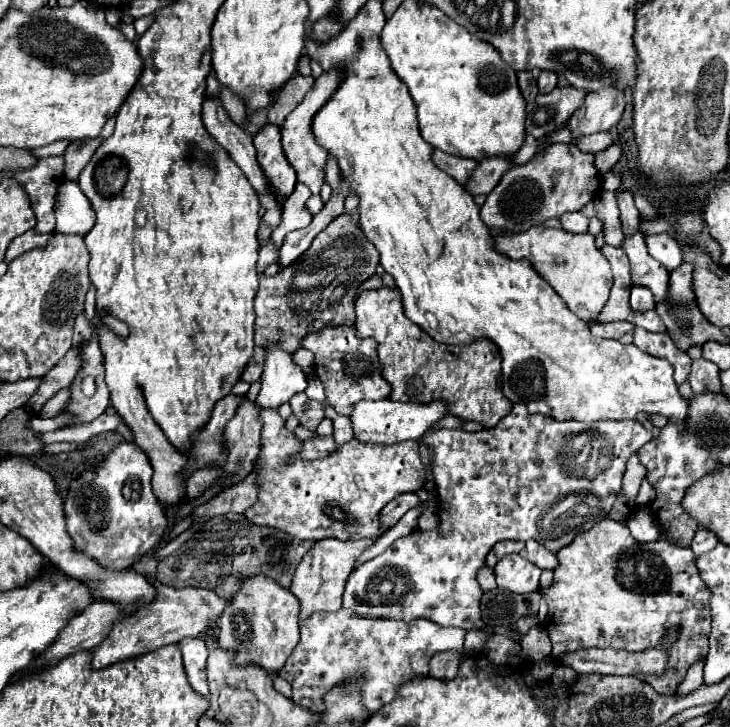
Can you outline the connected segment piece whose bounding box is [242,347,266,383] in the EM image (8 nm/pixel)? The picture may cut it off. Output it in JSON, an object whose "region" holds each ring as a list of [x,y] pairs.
{"region":[[[256,347],[256,353],[254,353],[252,361],[248,363],[246,371],[242,373],[242,381],[254,383],[254,381],[260,379],[260,375],[262,375],[262,367],[264,367],[264,355],[266,355],[266,351],[260,349],[260,347]]]}

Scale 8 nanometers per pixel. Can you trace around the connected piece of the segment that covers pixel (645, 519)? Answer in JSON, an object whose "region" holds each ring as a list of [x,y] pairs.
{"region":[[[638,509],[628,521],[626,521],[632,537],[640,543],[656,541],[660,539],[660,525],[656,523],[654,515],[650,509]]]}

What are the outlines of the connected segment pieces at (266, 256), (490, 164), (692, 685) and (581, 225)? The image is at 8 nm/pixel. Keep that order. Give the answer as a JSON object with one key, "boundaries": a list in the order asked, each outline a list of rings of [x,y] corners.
{"boundaries":[[[[268,241],[264,247],[260,247],[260,259],[258,259],[258,271],[262,273],[270,263],[274,263],[278,257],[278,249]]],[[[488,157],[476,165],[476,171],[472,171],[464,189],[470,195],[488,195],[508,169],[510,169],[508,157]]],[[[698,659],[694,663],[694,667],[688,669],[688,675],[684,677],[684,681],[678,687],[680,695],[688,695],[688,693],[692,693],[694,689],[698,689],[702,685],[702,667],[704,667],[704,659]]],[[[580,211],[562,215],[560,223],[562,223],[562,229],[568,231],[568,233],[584,233],[588,229],[588,217]]]]}

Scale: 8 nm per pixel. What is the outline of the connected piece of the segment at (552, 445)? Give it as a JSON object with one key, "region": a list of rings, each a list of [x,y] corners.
{"region":[[[516,403],[494,429],[482,429],[476,433],[438,429],[424,433],[422,441],[434,451],[432,473],[440,502],[439,525],[432,531],[416,529],[410,535],[396,539],[382,555],[352,571],[344,591],[344,607],[354,609],[362,617],[402,621],[422,617],[442,627],[472,631],[484,629],[480,617],[482,589],[476,575],[484,567],[484,559],[494,543],[536,539],[556,553],[578,533],[586,533],[594,523],[608,517],[614,499],[622,491],[622,475],[630,455],[652,441],[652,431],[638,421],[560,423],[544,415],[532,415],[524,403]]]}

